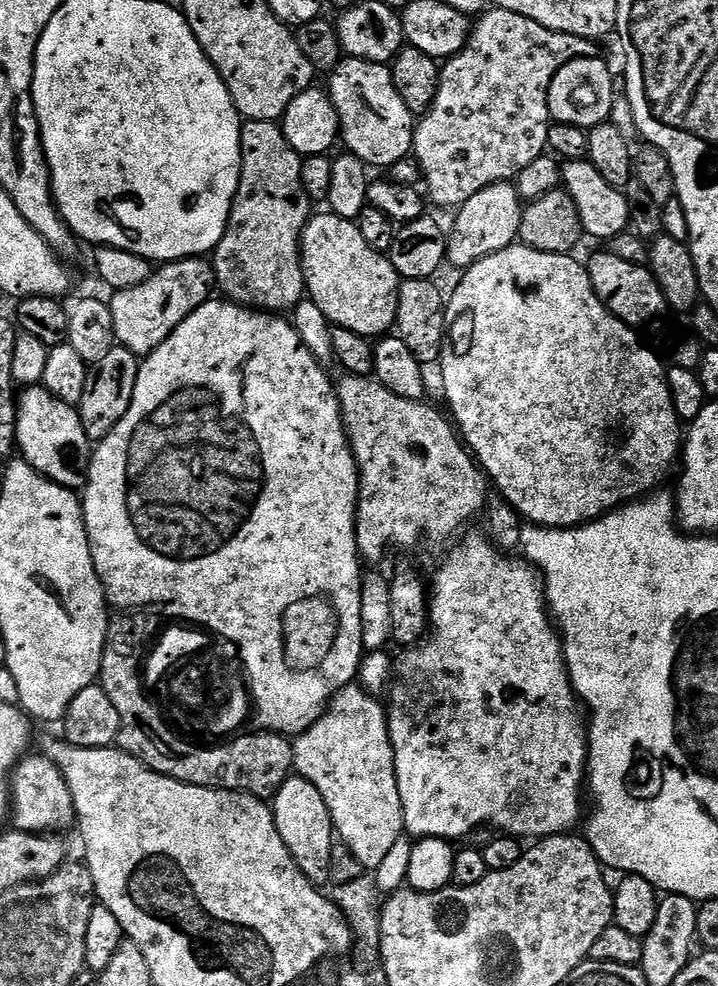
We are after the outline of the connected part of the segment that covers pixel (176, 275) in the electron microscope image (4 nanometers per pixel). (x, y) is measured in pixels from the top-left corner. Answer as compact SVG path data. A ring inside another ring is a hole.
M173 260L157 267L160 268L157 272L155 269L132 288L121 288L113 295L116 297L112 305L108 304L106 308L107 315L112 315L110 332L125 353L147 353L157 341L165 340L197 308L197 301L192 301L192 266L192 260Z

